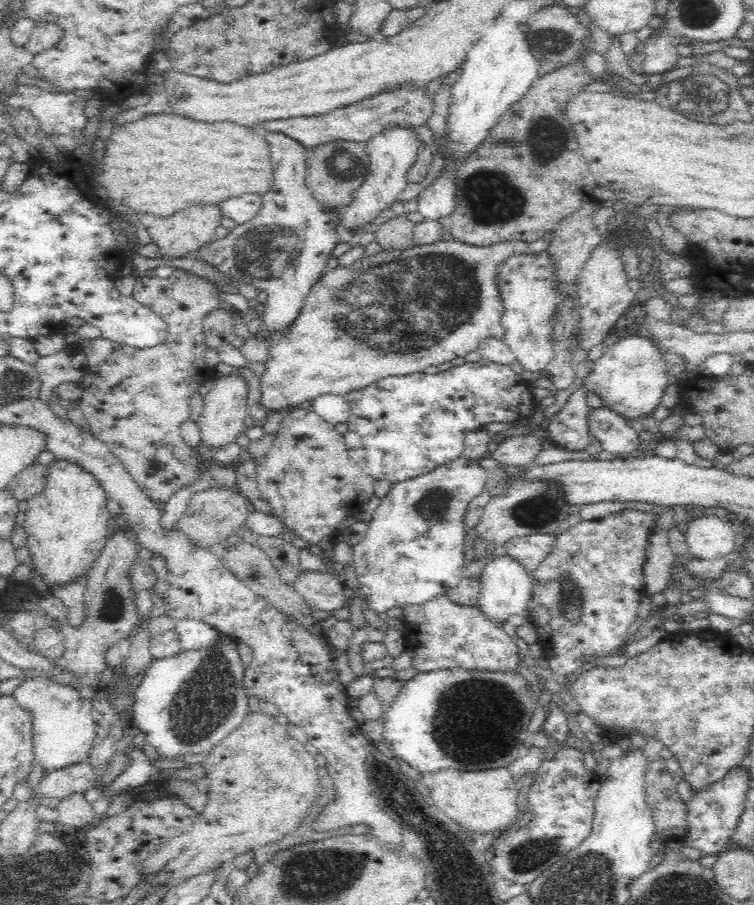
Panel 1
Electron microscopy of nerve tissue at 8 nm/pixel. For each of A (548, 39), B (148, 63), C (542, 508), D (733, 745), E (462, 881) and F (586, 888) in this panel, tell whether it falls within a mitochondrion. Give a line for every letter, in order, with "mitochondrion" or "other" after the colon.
A: mitochondrion
B: other
C: mitochondrion
D: other
E: mitochondrion
F: mitochondrion

